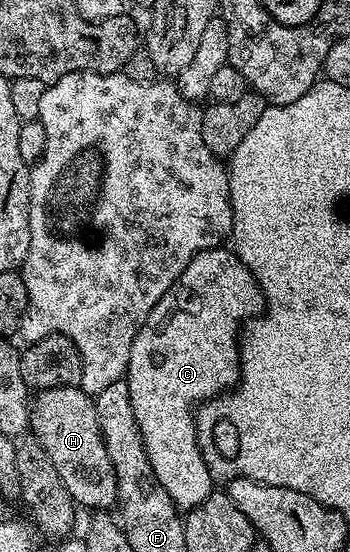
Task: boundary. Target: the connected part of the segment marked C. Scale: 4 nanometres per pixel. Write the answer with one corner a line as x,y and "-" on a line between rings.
222,245
220,247
212,247
210,251
200,251
196,257
186,265
183,269
183,273
179,273
175,285
171,285
171,289
167,289
167,293
163,293
163,297
159,297
155,309
151,309
147,321
143,321
143,325
139,329
139,333
131,345
129,367
125,371
124,378
127,389
131,393
131,409
135,409
135,421
141,430
143,445
147,449
147,457
151,461
153,476
157,478
159,485
163,485
163,489
167,489
167,497
171,497
171,501
182,512
188,513
193,507
198,507
203,501
207,501
207,497
213,494
215,490
215,483
208,474
207,465
204,464
203,457
200,455
200,449
193,446
191,428
185,423
183,405
185,403
194,403
194,400
197,400
200,395
213,395
213,390
217,388
226,388
235,383
235,373
241,370
239,332
243,326
243,321
248,321
262,314
264,306
265,294
262,293
261,286
255,281
251,269
247,269
247,265
243,265
241,258
239,258
228,246

